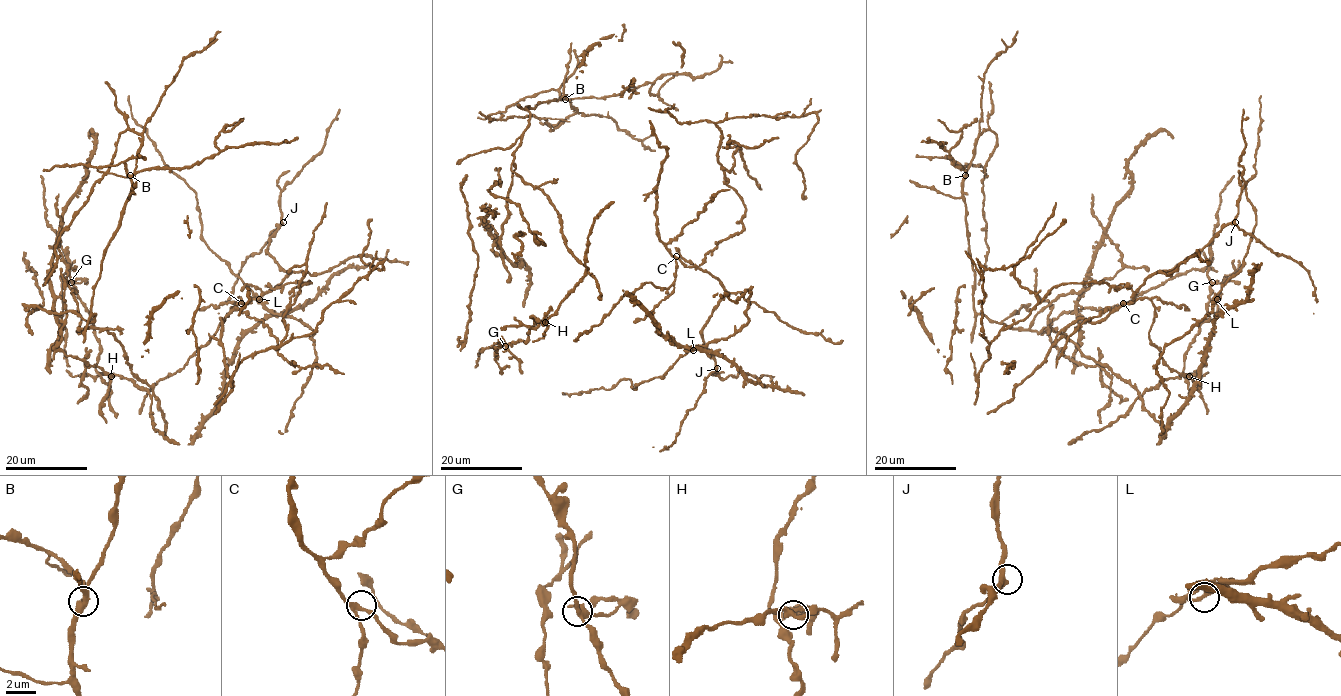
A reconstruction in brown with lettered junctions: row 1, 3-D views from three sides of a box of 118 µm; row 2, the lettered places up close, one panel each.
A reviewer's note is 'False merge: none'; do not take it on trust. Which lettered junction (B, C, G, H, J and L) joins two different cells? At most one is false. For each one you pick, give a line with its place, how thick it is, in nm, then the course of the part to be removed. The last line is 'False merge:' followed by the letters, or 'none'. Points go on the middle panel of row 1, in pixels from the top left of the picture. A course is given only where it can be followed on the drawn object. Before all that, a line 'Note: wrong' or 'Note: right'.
Note: wrong
L: place (693, 350); calibre 340 nm; course (693, 350), (682, 355), (663, 377), (643, 381), (636, 389), (631, 380), (621, 379), (610, 389), (563, 394)
False merge: L

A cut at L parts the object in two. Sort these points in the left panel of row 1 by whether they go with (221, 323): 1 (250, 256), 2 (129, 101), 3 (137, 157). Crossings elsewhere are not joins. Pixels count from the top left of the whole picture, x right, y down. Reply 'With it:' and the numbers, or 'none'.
With it: 1, 3

